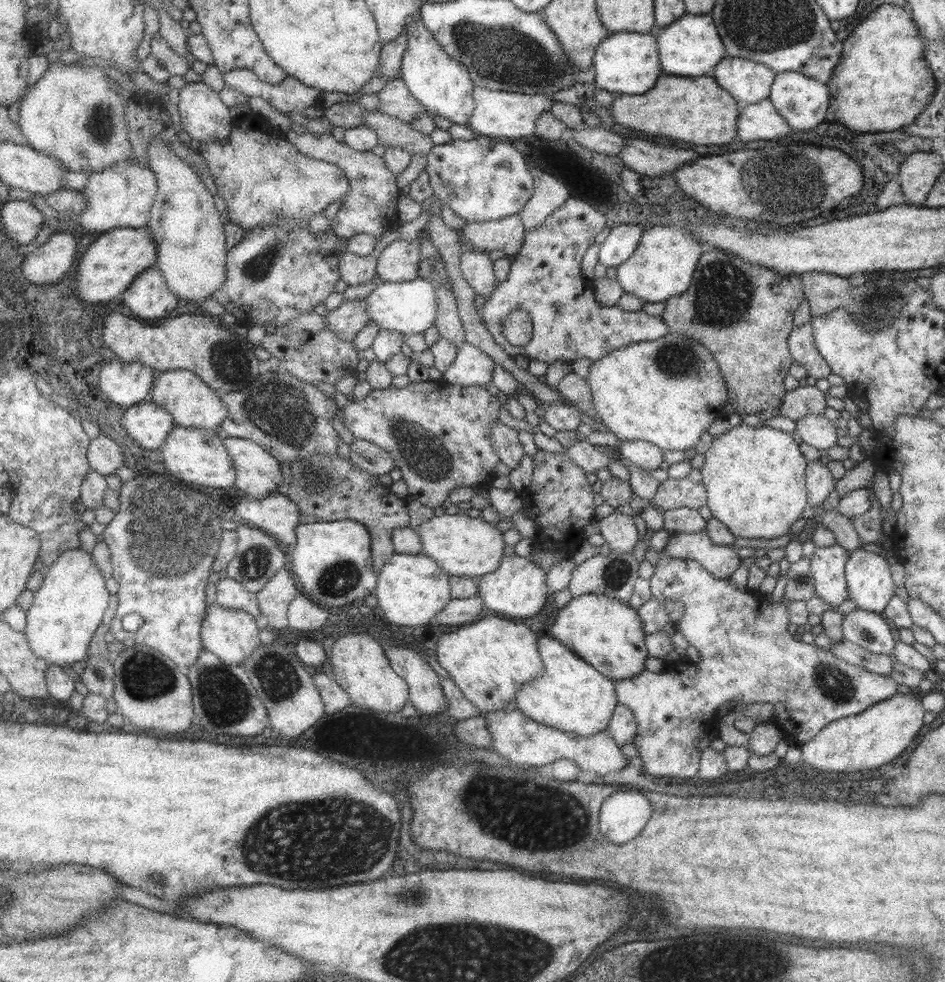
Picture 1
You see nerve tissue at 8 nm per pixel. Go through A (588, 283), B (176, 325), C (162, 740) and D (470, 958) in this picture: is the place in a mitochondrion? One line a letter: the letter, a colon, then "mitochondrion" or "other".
A: other
B: other
C: other
D: mitochondrion

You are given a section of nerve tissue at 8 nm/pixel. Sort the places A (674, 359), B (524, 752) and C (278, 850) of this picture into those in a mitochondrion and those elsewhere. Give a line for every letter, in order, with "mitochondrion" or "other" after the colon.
A: mitochondrion
B: other
C: mitochondrion

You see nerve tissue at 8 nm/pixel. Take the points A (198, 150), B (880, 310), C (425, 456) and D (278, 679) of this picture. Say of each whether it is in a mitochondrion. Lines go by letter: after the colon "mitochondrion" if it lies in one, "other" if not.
A: other
B: mitochondrion
C: mitochondrion
D: mitochondrion

